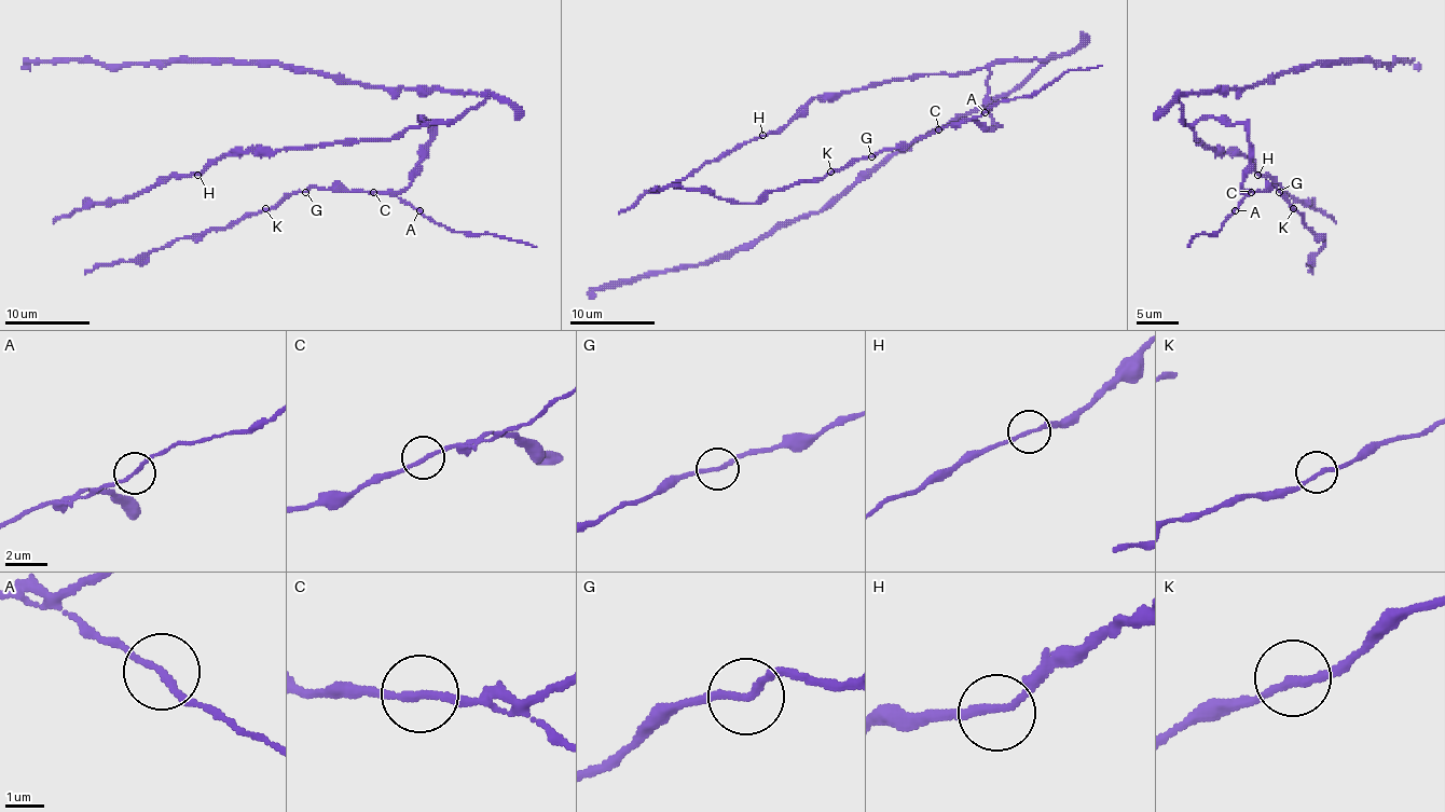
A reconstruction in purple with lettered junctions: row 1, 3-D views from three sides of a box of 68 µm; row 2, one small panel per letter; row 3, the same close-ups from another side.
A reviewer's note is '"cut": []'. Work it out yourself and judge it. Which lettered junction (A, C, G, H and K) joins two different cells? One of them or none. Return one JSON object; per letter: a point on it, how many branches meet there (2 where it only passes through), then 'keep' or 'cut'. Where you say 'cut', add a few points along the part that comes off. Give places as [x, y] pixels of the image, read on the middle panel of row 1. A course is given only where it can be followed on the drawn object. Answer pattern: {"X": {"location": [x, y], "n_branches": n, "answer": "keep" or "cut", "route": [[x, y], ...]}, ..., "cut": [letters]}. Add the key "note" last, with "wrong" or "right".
{"A": {"location": [985, 112], "n_branches": 2, "answer": "cut", "route": [[986, 112], [1000, 101], [1036, 95], [1065, 72], [1102, 66]]}, "C": {"location": [938, 129], "n_branches": 2, "answer": "keep"}, "G": {"location": [871, 156], "n_branches": 2, "answer": "keep"}, "H": {"location": [762, 135], "n_branches": 2, "answer": "keep"}, "K": {"location": [830, 171], "n_branches": 2, "answer": "keep"}, "cut": ["A"], "note": "wrong"}

